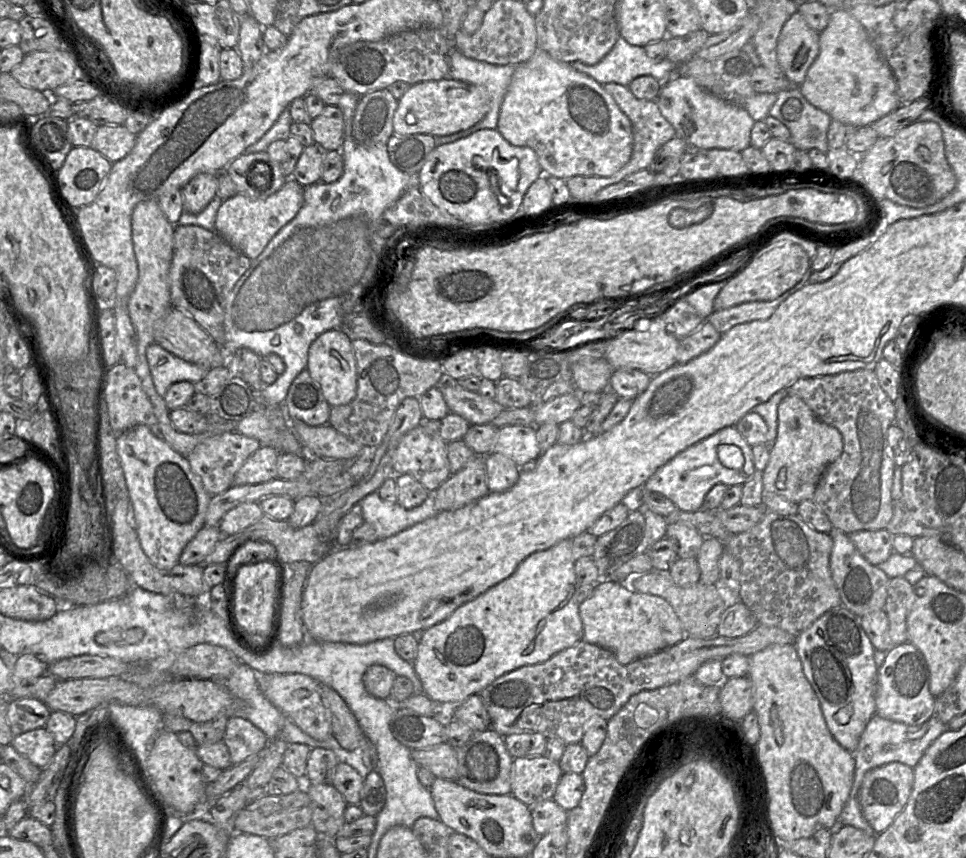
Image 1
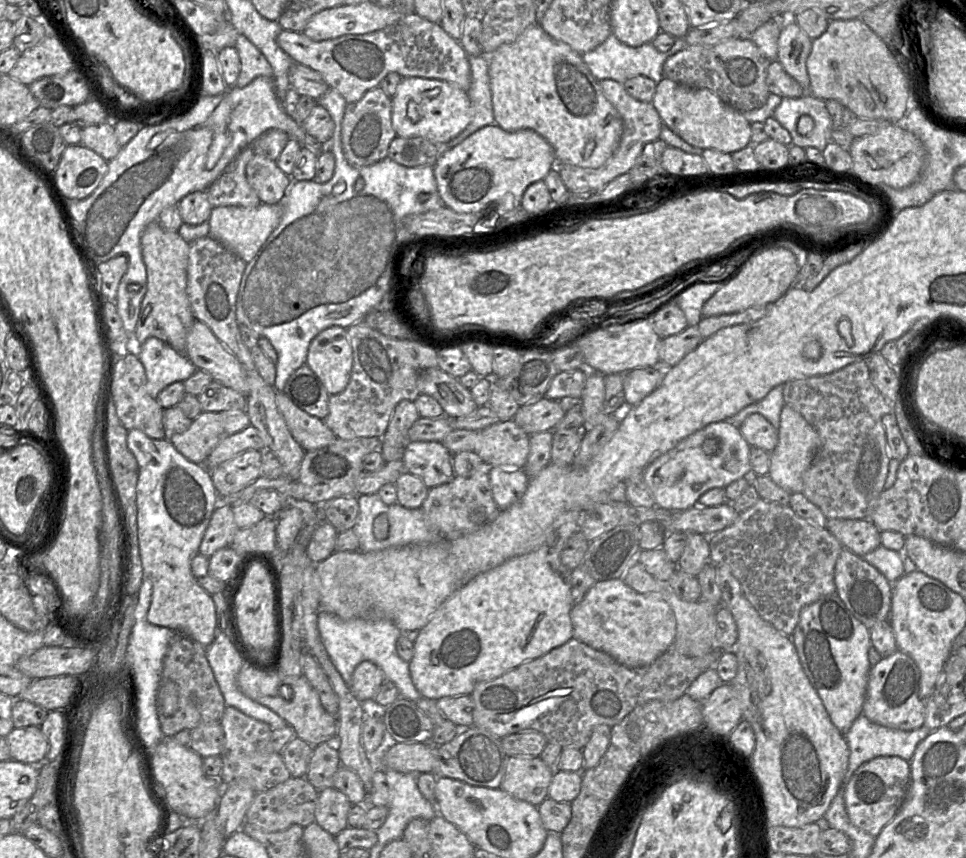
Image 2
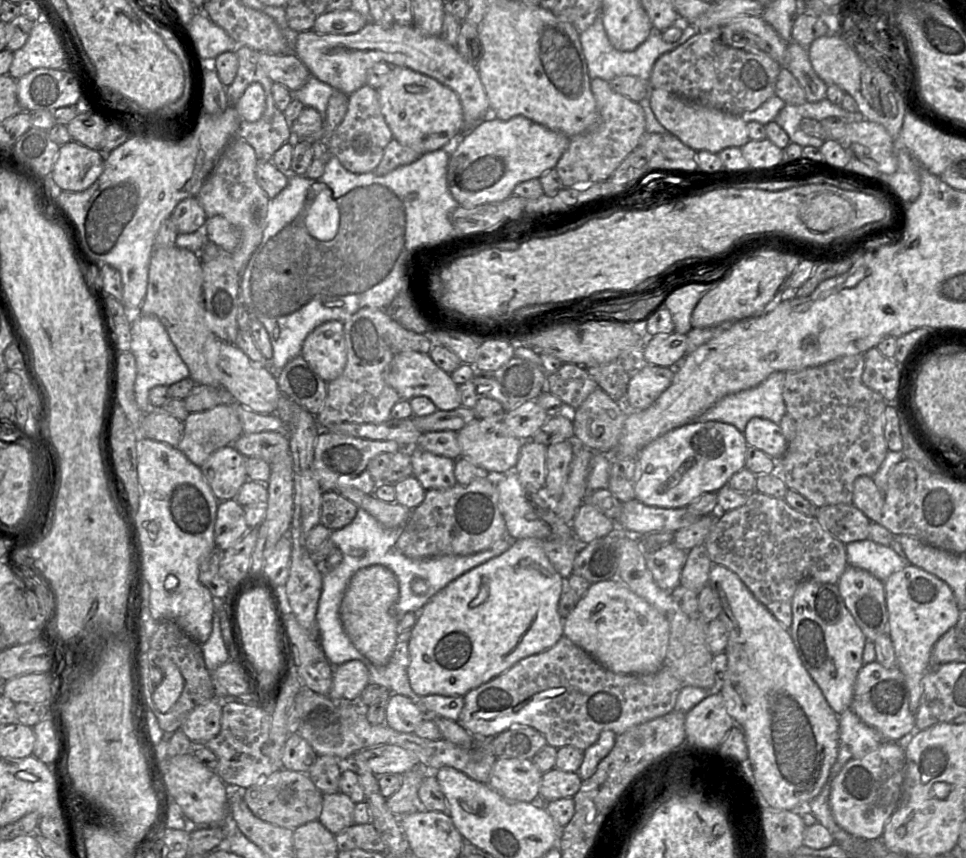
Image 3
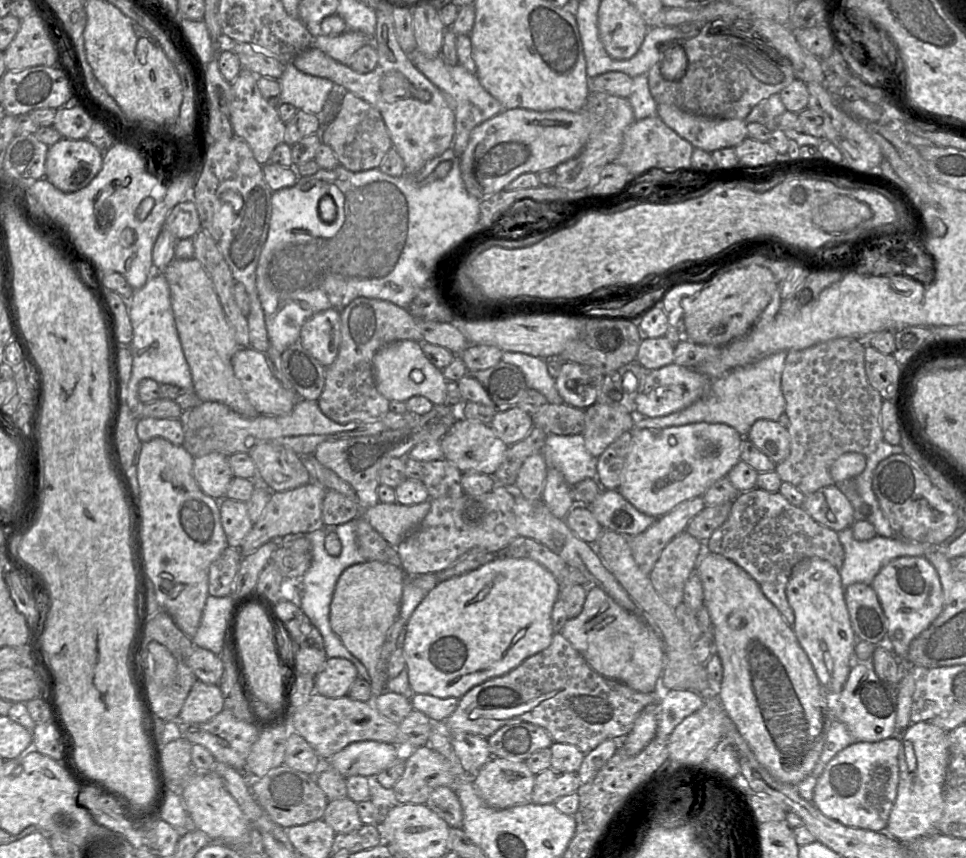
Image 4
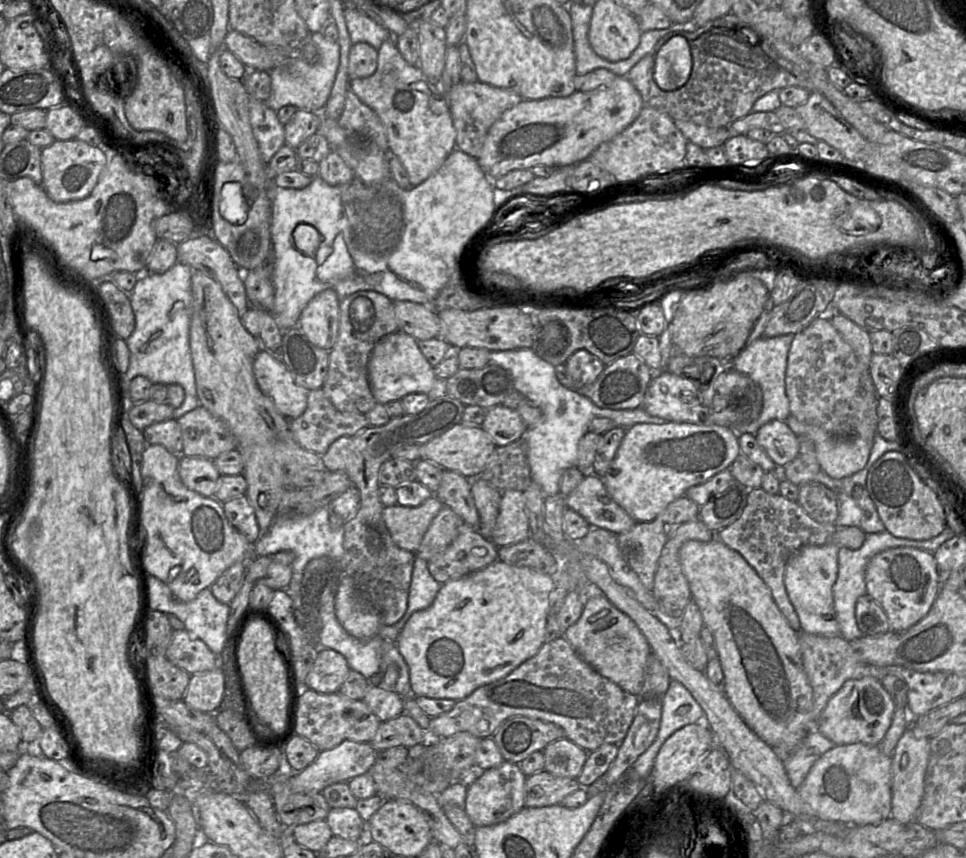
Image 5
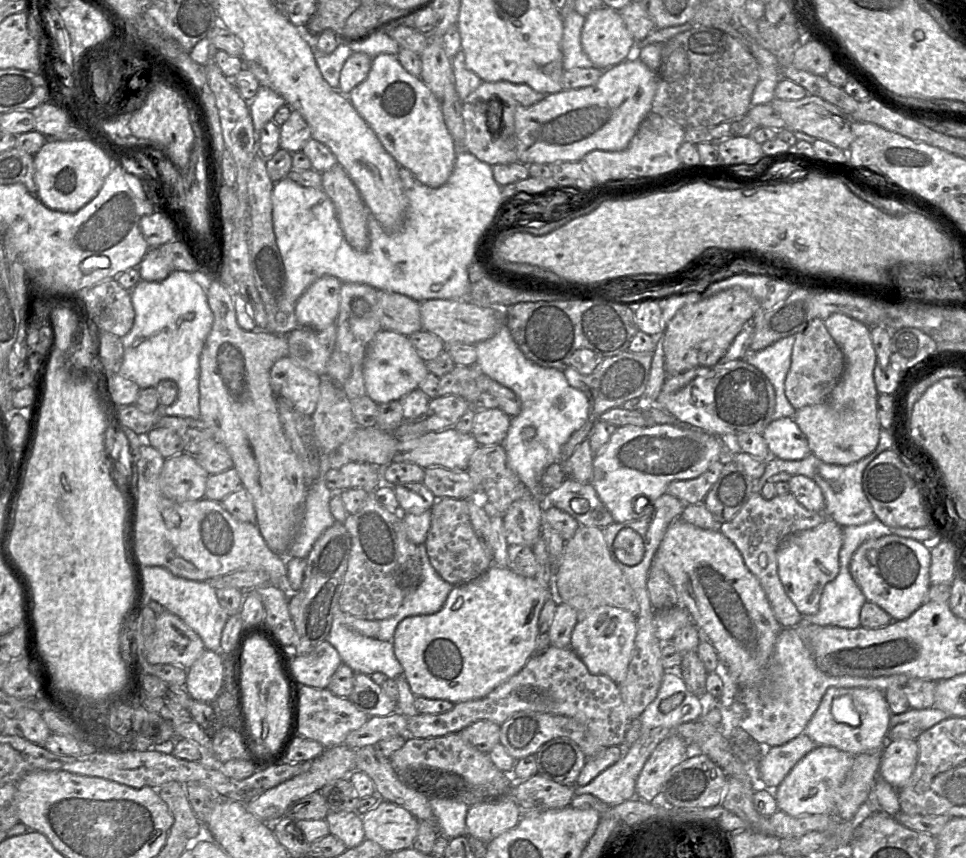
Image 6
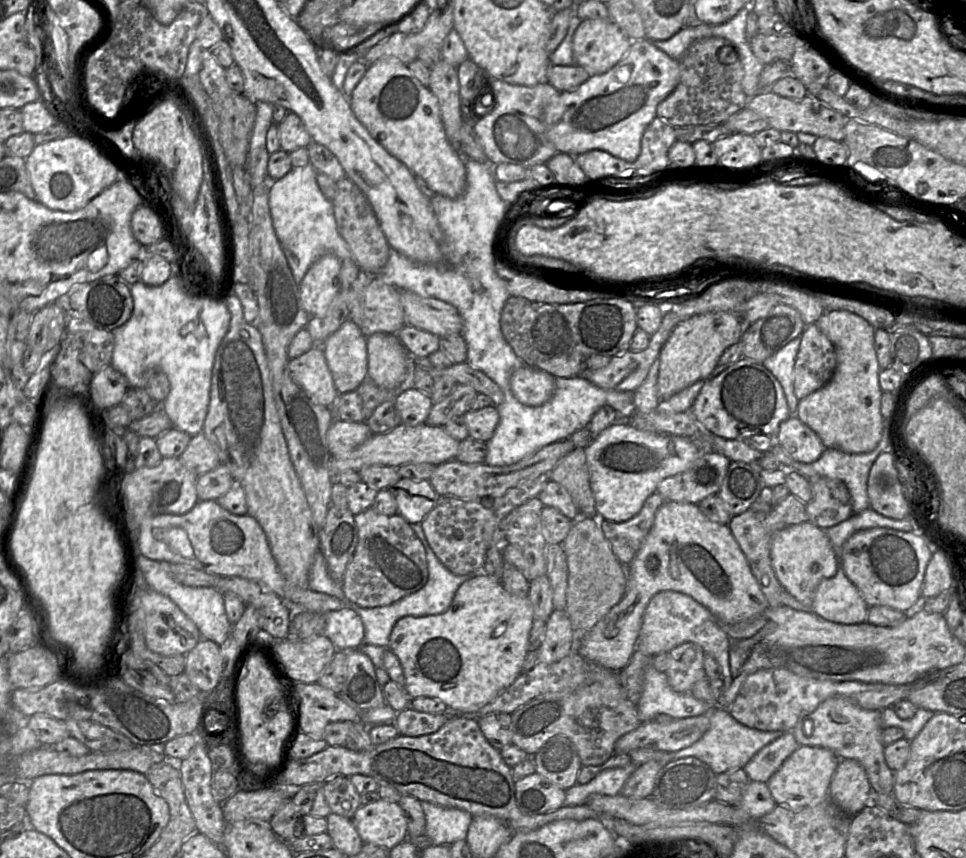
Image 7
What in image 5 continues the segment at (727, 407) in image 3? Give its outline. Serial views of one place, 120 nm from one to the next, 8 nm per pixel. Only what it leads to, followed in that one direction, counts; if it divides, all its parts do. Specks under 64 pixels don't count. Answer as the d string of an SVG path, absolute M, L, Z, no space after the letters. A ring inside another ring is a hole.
M787 334L776 337L762 336L761 338L756 339L752 344L750 344L746 348L744 348L741 352L739 352L732 360L724 360L730 362L730 366L732 368L750 377L761 388L762 391L763 407L761 414L756 420L752 421L749 424L742 424L742 426L734 426L734 430L737 432L737 434L750 433L755 435L759 430L759 428L764 424L768 423L769 421L772 420L785 421L791 414L789 398L786 393L785 377L786 377L788 353L791 348L792 341L794 339L794 335L795 334Z

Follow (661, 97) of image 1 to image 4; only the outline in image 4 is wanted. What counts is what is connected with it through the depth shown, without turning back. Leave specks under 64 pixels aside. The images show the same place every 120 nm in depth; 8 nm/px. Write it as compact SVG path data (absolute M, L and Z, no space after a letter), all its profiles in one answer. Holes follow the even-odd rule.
M657 104L656 114L694 148L708 153L735 148L748 137L745 120L710 118L668 104Z

